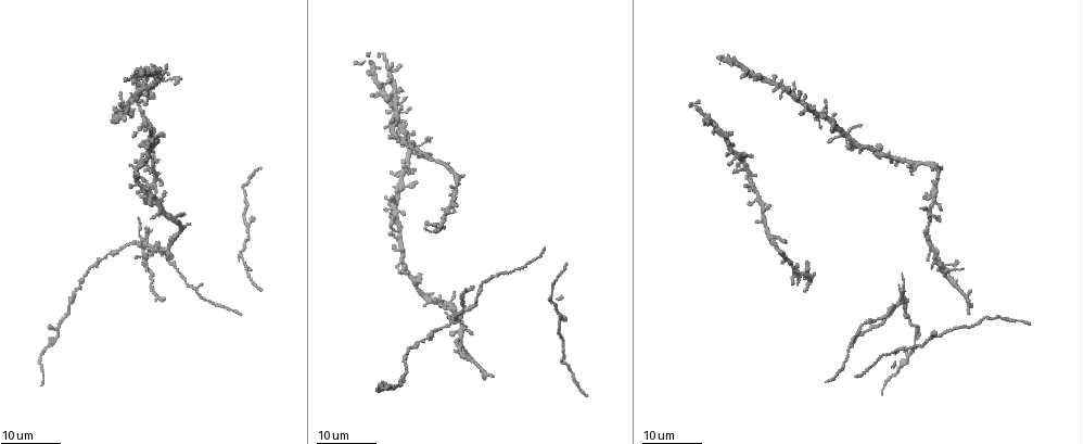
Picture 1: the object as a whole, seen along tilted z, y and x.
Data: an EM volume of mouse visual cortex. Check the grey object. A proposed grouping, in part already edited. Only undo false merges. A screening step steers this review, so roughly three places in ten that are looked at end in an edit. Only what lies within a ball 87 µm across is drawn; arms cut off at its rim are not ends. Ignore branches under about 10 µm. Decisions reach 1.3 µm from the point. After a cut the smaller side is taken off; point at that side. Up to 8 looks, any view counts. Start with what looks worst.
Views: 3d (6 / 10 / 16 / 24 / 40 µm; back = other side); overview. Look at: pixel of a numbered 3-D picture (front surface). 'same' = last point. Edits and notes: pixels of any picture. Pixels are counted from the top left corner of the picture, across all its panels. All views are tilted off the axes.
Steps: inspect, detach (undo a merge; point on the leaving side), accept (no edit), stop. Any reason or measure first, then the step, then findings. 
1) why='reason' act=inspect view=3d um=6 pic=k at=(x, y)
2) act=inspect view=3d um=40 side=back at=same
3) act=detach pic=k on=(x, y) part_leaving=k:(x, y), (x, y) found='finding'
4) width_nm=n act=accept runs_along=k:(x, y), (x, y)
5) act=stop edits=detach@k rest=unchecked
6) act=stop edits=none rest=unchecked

why='side arm on a straight run' act=inspect view=3d um=24 pic=1 at=(450, 324)

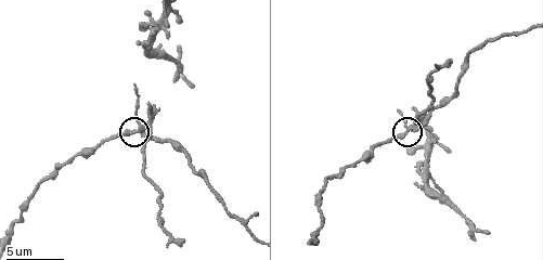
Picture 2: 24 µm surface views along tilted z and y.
why='closer look' act=inspect view=3d um=10 pic=2 at=(409, 130)

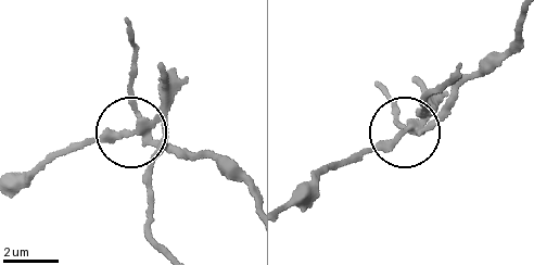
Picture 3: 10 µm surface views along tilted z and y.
width_nm=260 act=detach pic=3 on=(163, 99) part_leaving=3:(142, 124), (16, 173) found='two neurons meet here'

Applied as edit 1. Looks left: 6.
act=inspect view=overview

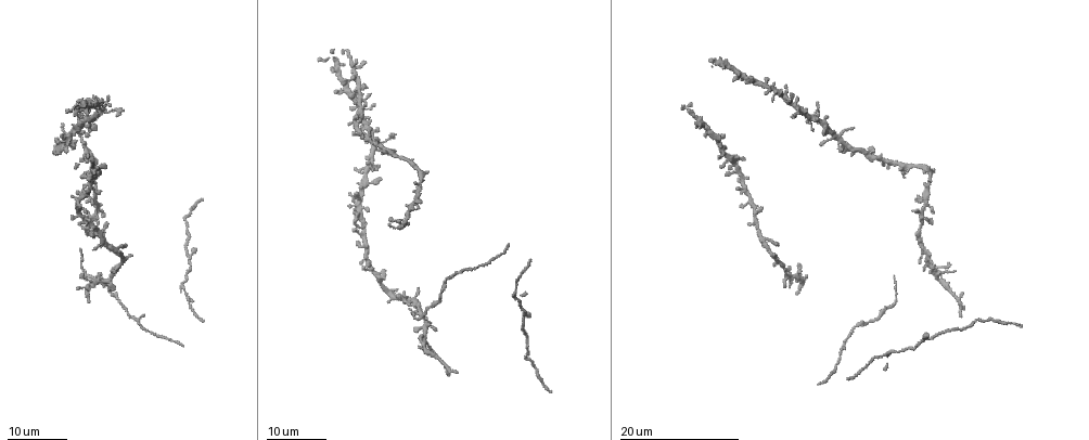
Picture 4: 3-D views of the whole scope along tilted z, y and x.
why='three-way junction' act=inspect view=3d um=24 pic=4 at=(927, 265)

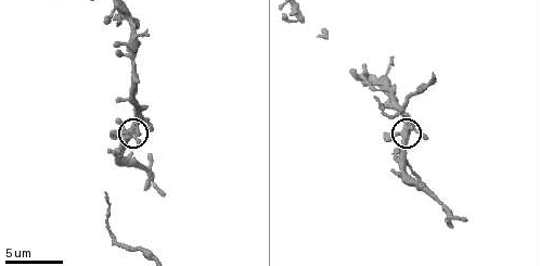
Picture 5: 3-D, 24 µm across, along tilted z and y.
why='zoom in' act=inspect view=3d um=6 pic=5 at=(133, 135)

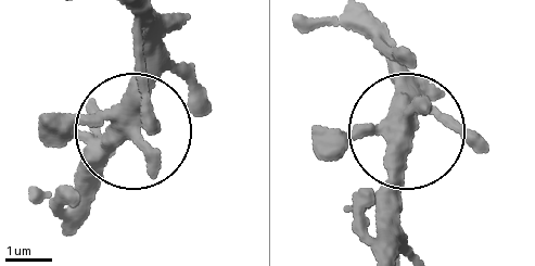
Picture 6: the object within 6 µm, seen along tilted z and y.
arms=3 act=accept found='all the same neuron'

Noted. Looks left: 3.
why='four-way junction' act=inspect view=3d um=24 pic=4 at=(904, 166)

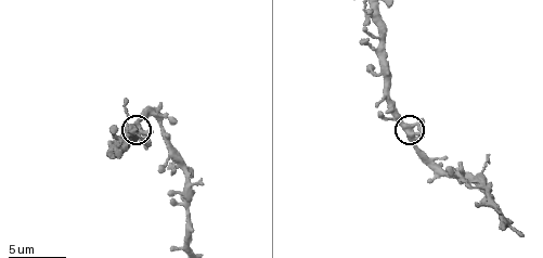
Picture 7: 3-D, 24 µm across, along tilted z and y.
act=inspect view=3d um=10 pic=7 at=(411, 135)

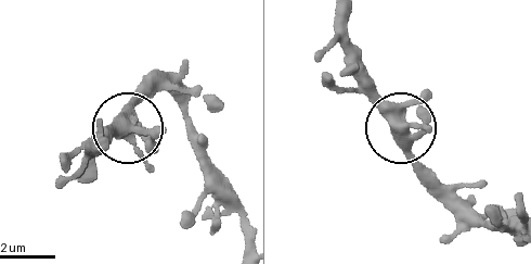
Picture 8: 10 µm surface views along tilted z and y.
act=accept runs_along=8:(403, 120), (353, 77) found='continuous, no second neuron'

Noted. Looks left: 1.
why='thick turns thin' act=inspect view=3d um=10 pic=5 at=(431, 82)

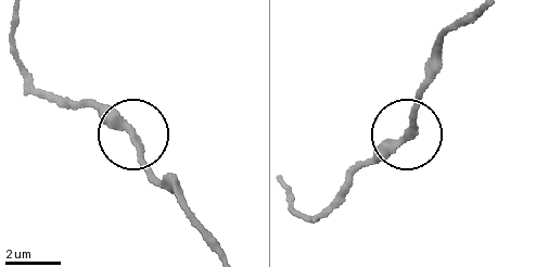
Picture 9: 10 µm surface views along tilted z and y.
width_nm=240 act=accept found='one neuron here'

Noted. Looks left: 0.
act=stop edits=detach@3 rest=unchecked

